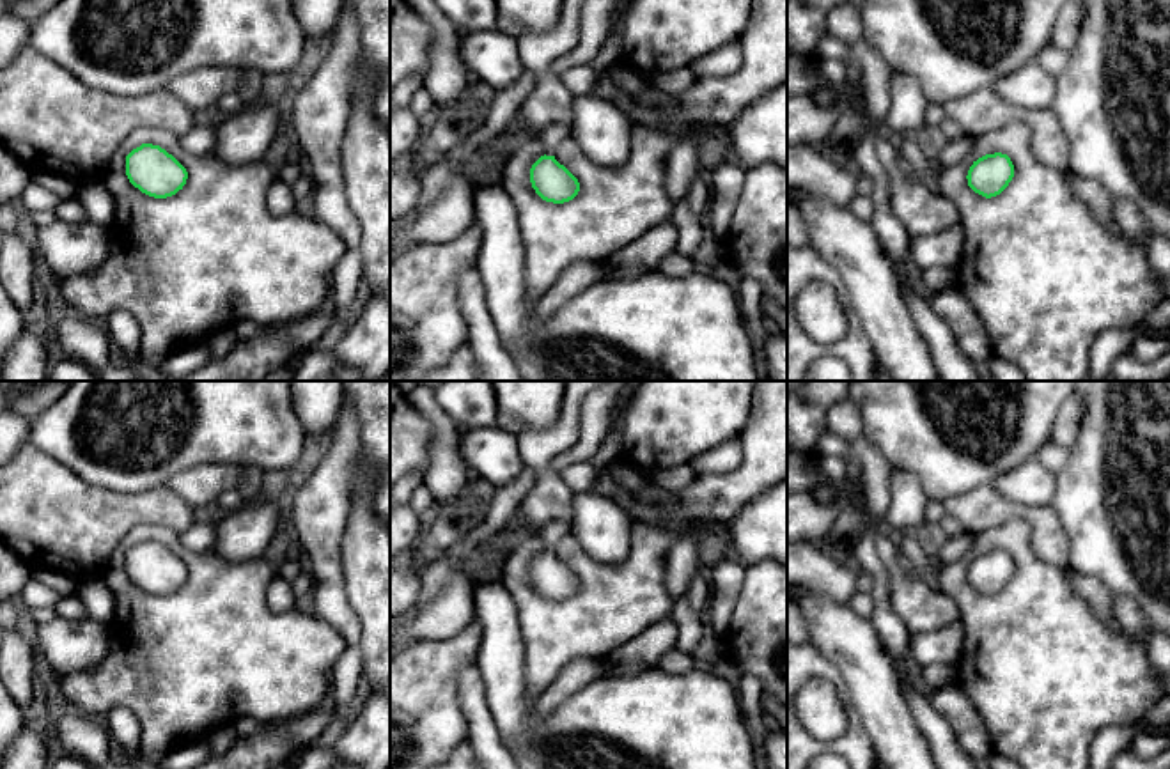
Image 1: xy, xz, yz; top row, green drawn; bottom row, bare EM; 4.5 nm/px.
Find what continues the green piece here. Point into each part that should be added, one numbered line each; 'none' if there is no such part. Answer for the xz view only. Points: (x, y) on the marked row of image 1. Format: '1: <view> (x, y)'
1: xz (601, 130)

